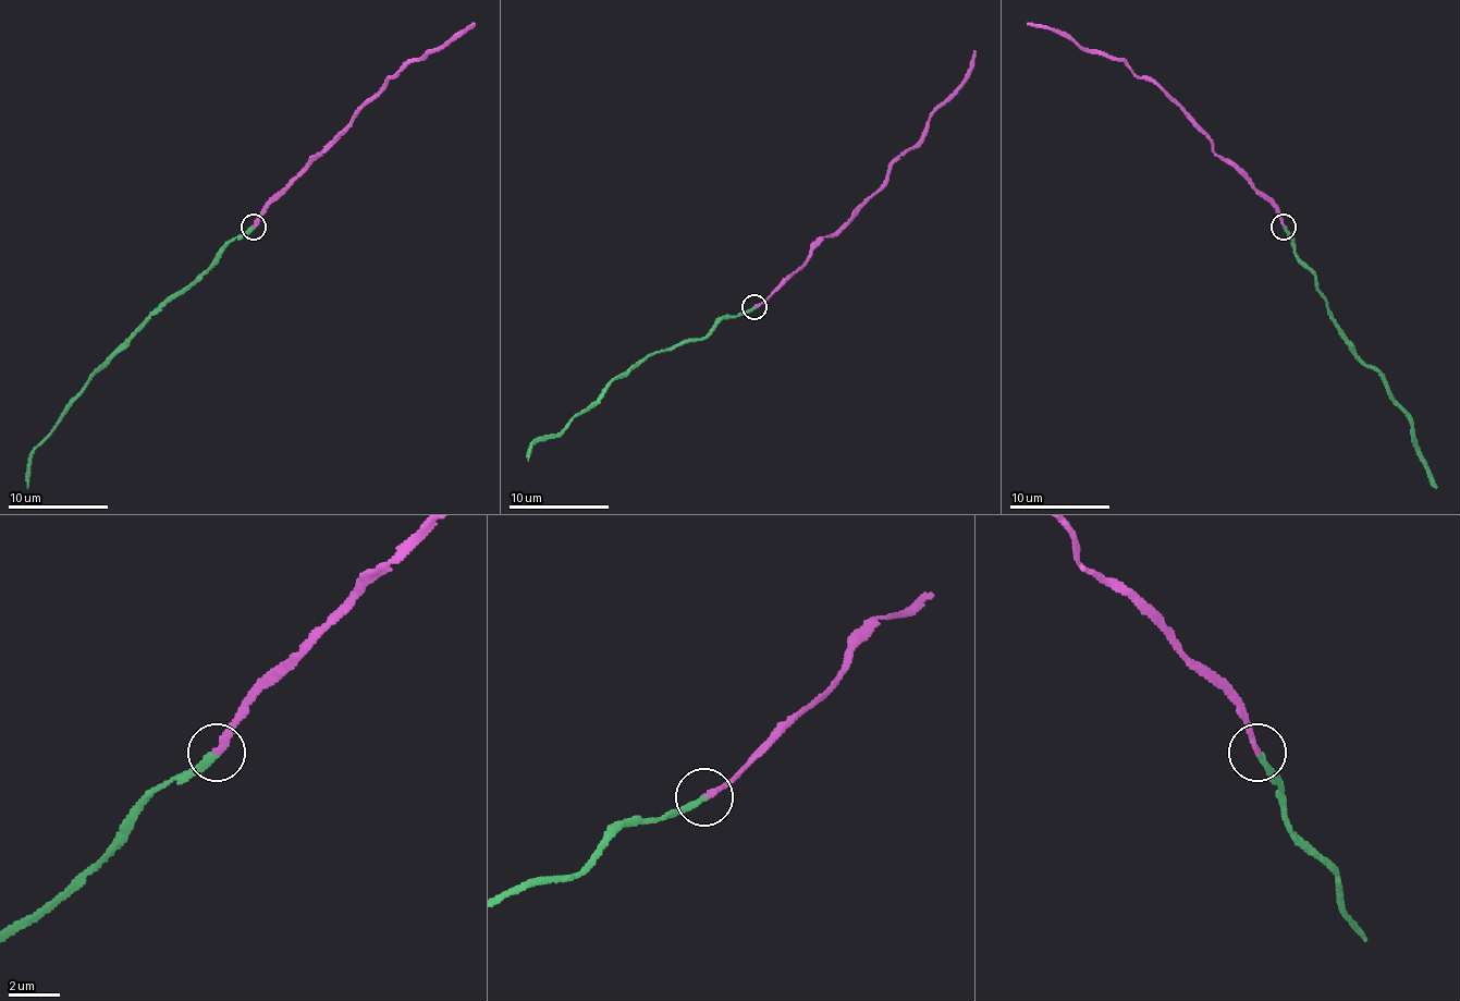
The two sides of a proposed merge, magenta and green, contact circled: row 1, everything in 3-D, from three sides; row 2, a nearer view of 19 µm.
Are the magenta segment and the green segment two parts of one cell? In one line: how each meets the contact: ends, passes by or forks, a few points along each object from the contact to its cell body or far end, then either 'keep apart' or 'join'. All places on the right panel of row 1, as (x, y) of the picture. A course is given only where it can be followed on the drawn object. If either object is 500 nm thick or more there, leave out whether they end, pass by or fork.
magenta ends; green ends; course magenta (1284, 226), (1279, 211), (1214, 150), (1211, 138), (1161, 87), (1120, 60), (1088, 52), (1055, 29), (1028, 22); course green (1284, 229), (1295, 254), (1314, 273), (1329, 316), (1407, 417), (1427, 477), (1437, 487); join

